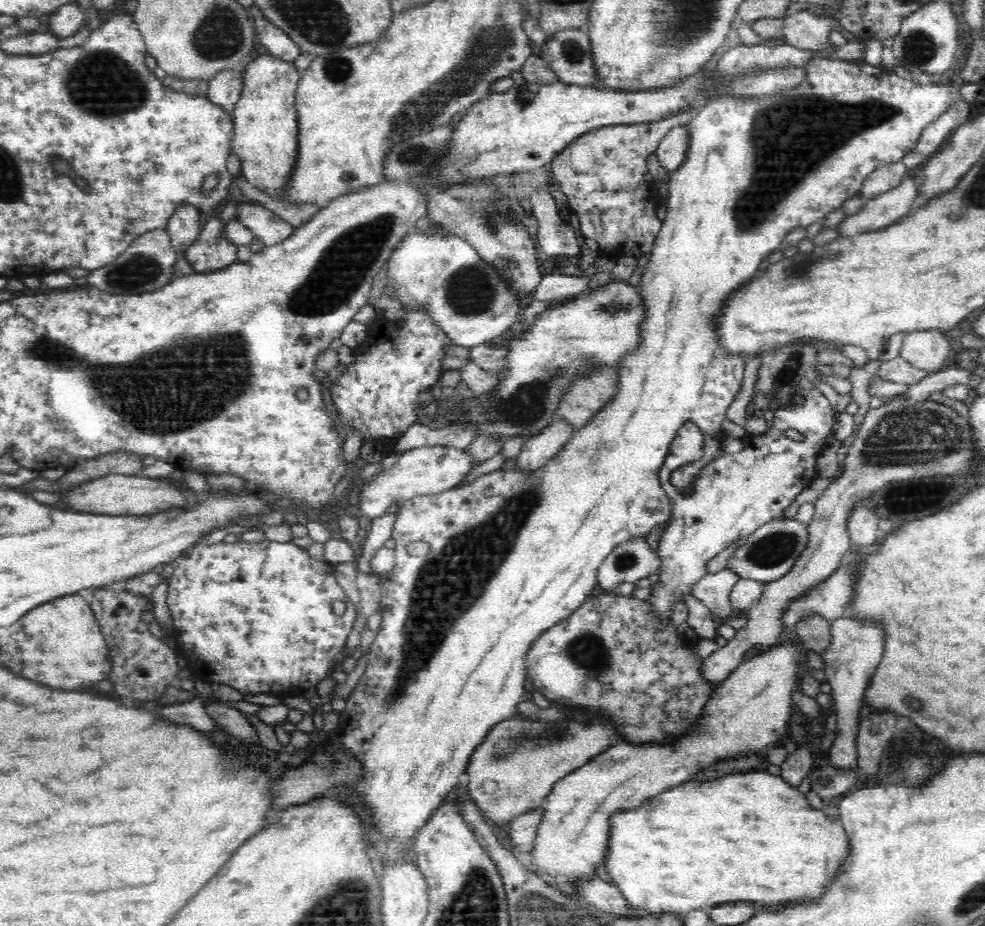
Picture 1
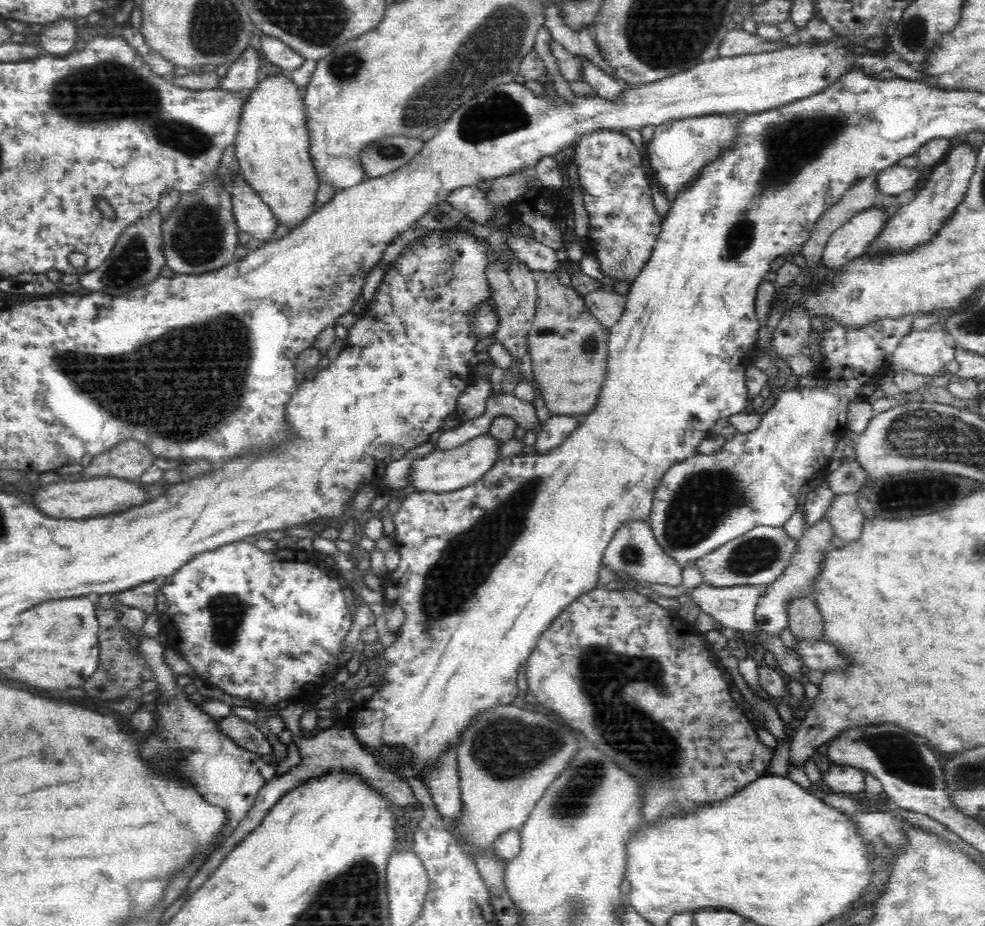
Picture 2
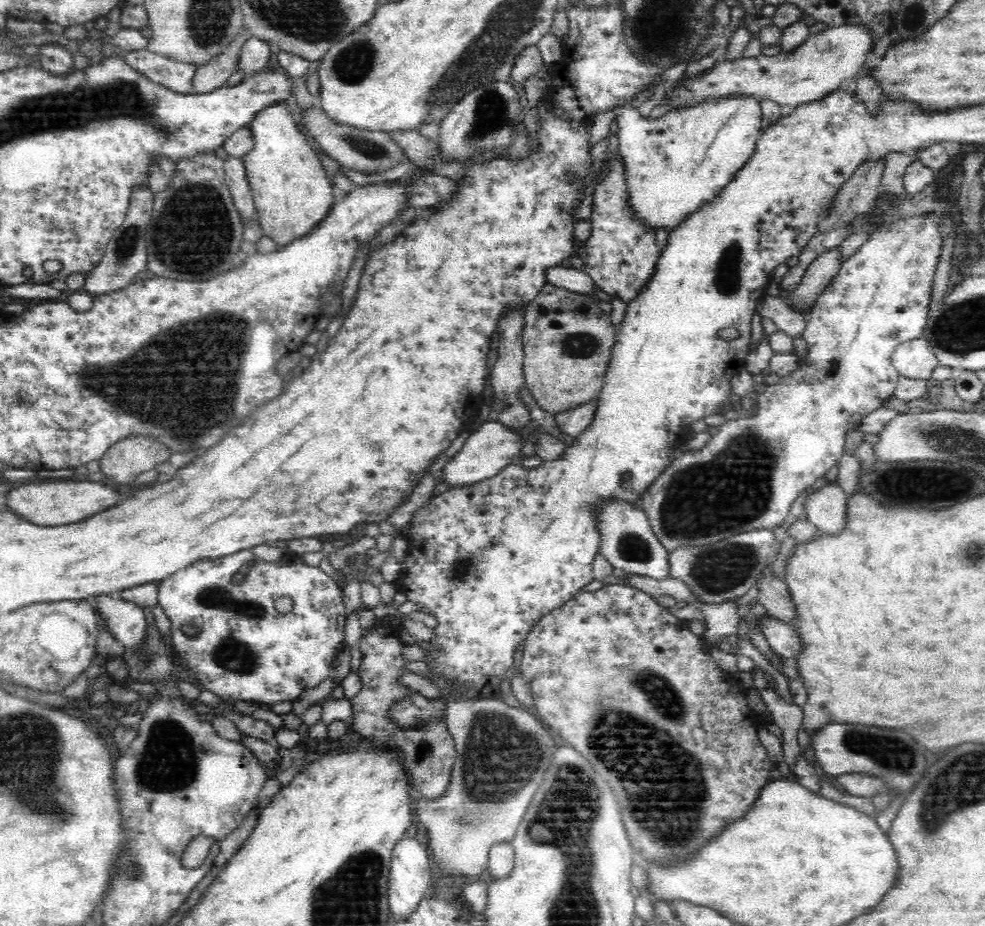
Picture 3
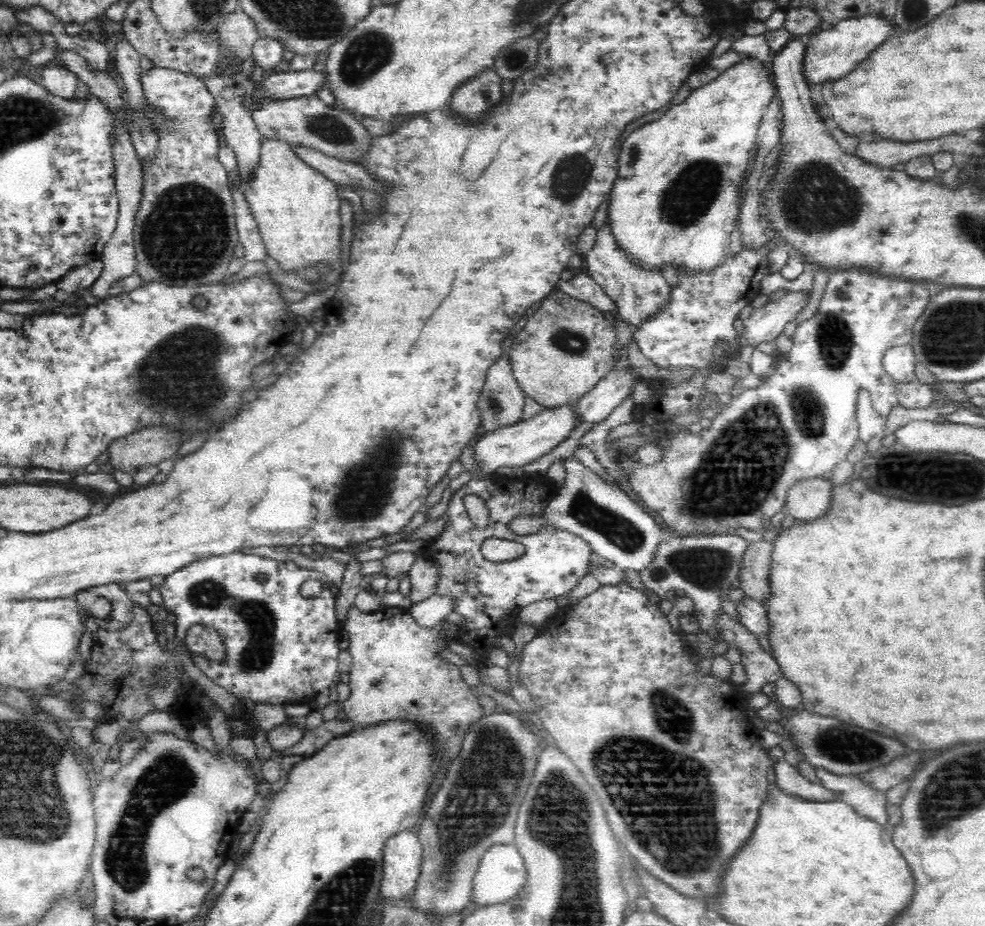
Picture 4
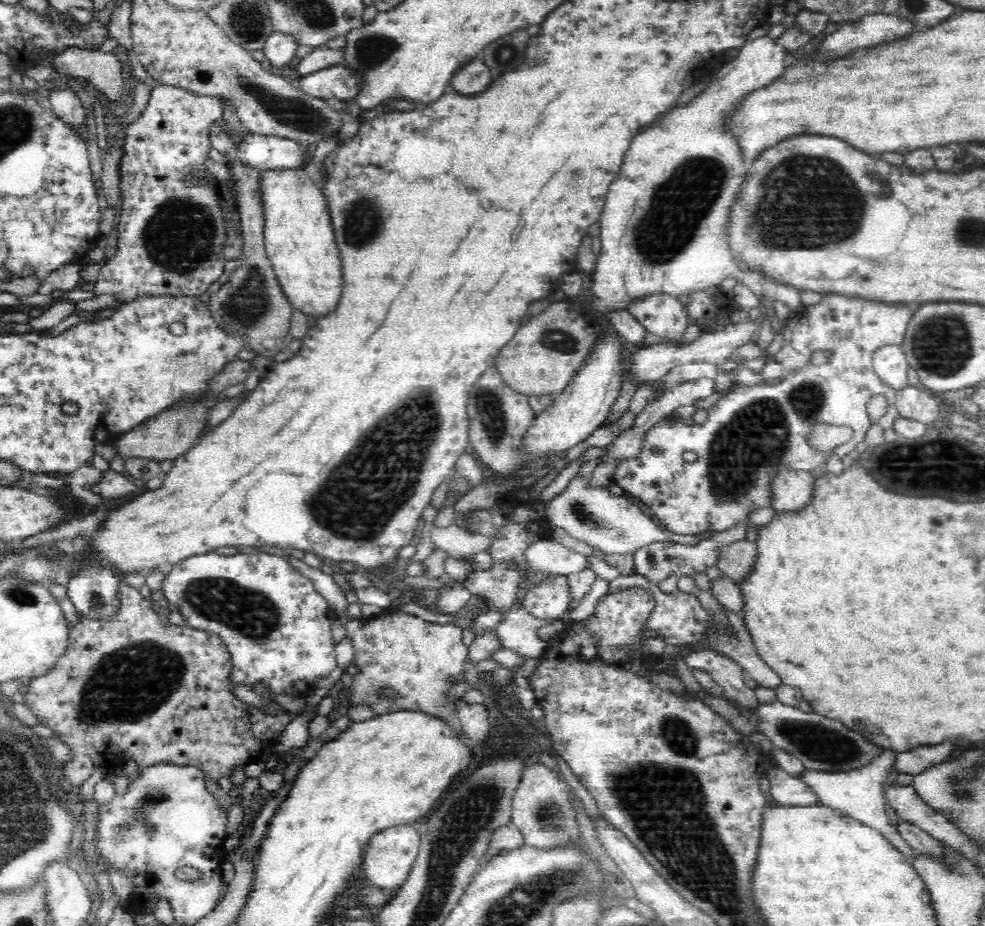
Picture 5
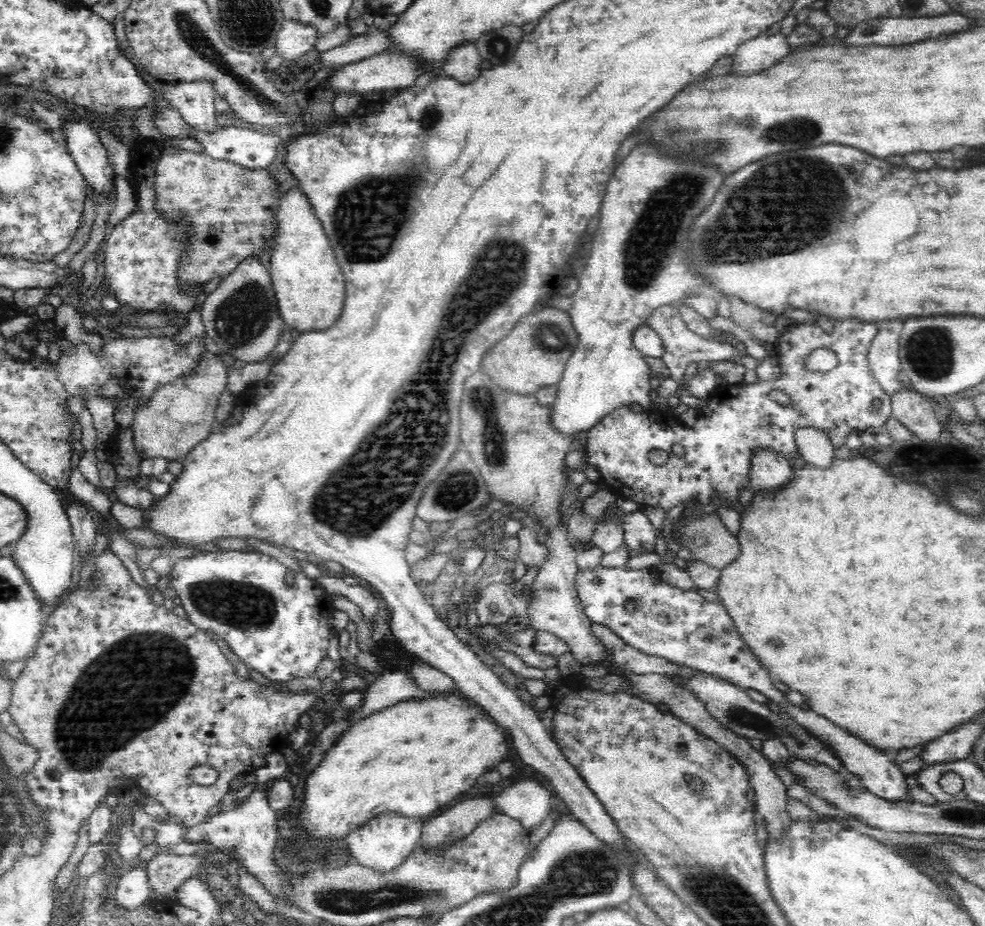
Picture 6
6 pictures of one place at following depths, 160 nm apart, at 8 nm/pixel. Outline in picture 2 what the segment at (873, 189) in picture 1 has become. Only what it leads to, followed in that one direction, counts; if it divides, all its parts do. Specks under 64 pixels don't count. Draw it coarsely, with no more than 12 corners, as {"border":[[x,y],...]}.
{"border":[[896,164],[875,181],[882,196],[916,190],[921,167]]}

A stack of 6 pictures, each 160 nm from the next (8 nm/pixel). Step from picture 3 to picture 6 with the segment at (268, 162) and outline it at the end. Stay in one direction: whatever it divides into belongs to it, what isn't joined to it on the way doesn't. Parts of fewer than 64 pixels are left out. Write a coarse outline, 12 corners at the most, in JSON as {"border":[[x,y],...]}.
{"border":[[297,188],[267,261],[299,336],[341,317],[346,277]]}

